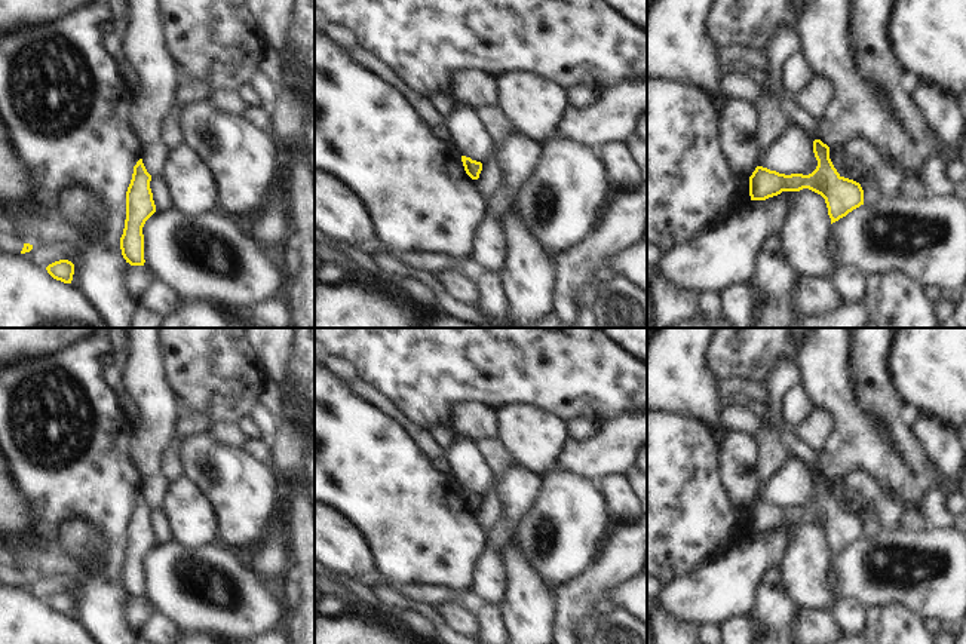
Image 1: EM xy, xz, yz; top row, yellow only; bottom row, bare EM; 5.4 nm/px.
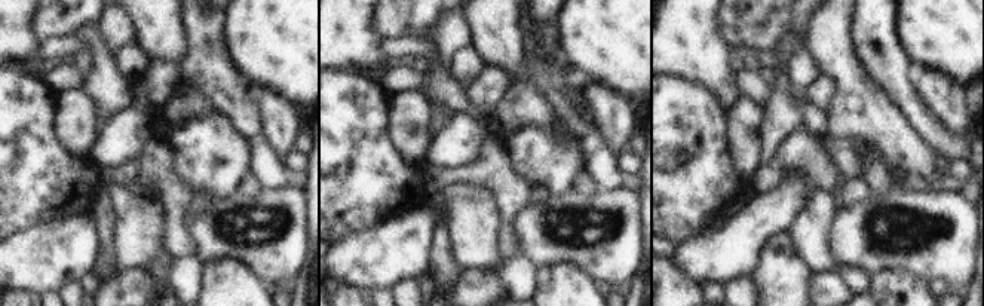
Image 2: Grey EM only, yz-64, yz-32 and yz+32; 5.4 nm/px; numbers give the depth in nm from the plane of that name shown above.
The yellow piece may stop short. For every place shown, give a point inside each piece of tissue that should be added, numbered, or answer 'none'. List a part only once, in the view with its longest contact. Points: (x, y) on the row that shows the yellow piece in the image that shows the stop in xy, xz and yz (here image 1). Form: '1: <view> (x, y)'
1: xy (11, 244)

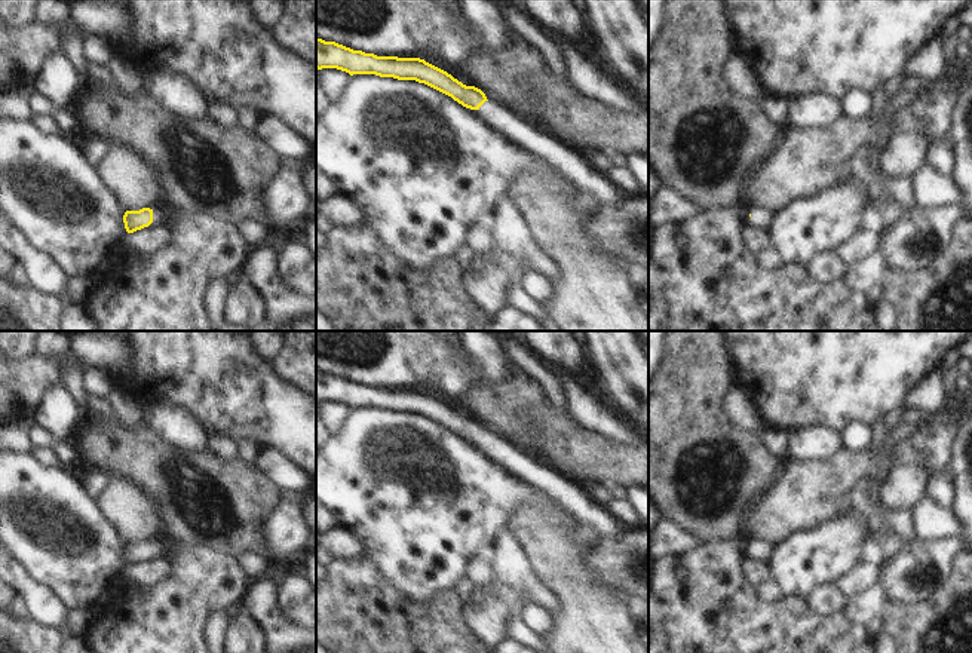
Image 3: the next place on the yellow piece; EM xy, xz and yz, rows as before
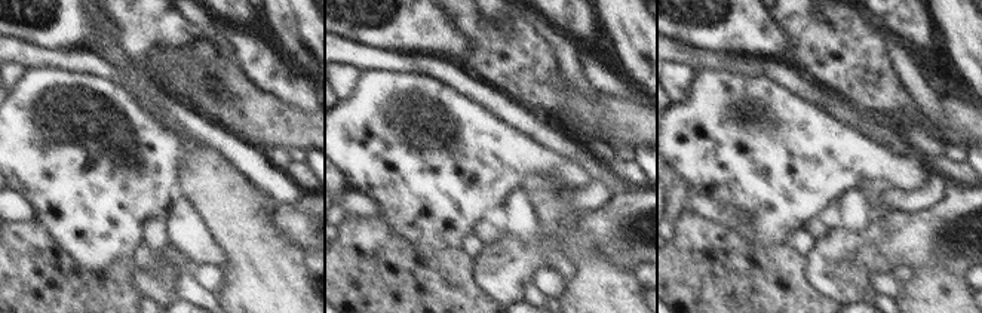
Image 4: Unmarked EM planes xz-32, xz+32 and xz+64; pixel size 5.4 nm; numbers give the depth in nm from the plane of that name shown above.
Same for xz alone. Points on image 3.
1: xz (570, 165)

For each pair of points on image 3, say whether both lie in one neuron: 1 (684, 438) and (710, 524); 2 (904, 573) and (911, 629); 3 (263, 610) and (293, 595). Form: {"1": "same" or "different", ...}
{"1": "same", "2": "different", "3": "different"}

